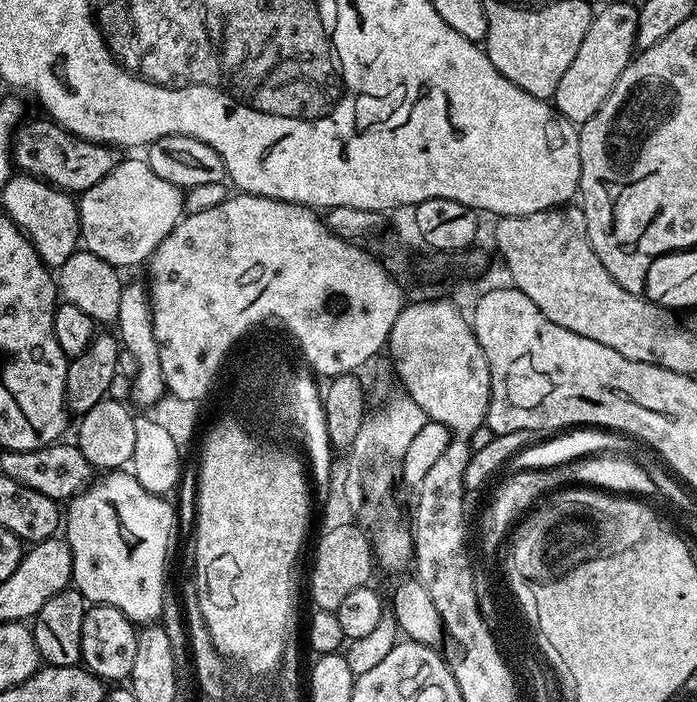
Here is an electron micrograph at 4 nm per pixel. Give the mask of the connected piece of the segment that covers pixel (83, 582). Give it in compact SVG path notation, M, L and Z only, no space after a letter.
M128 470L105 471L66 504L66 539L72 551L72 584L92 604L114 606L137 626L159 621L164 612L164 571L168 568L168 543L176 528L176 512L163 495L146 490Z

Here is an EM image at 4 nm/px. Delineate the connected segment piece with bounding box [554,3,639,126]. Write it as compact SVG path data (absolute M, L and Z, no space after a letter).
M635 3L633 5L608 4L601 12L599 9L593 15L590 30L586 30L586 38L582 38L582 46L578 46L578 54L574 58L574 62L570 62L566 74L562 74L562 82L558 82L558 90L554 97L554 107L557 112L564 115L567 123L573 126L586 123L590 118L594 118L594 114L598 114L602 102L606 102L606 98L610 98L610 90L614 90L614 82L618 82L622 70L626 70L626 66L632 61L634 53L637 51L638 16L639 11Z

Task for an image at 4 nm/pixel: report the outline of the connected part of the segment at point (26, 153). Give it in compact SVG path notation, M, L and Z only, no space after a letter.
M50 119L30 120L21 123L14 133L12 158L15 167L21 173L48 181L53 188L60 188L69 194L79 194L90 190L90 186L94 186L94 182L102 182L102 178L106 178L106 174L110 174L110 170L114 170L114 166L119 164L122 159L121 153L117 149L106 144L95 144L78 138L73 132L67 132L62 125L56 124Z

